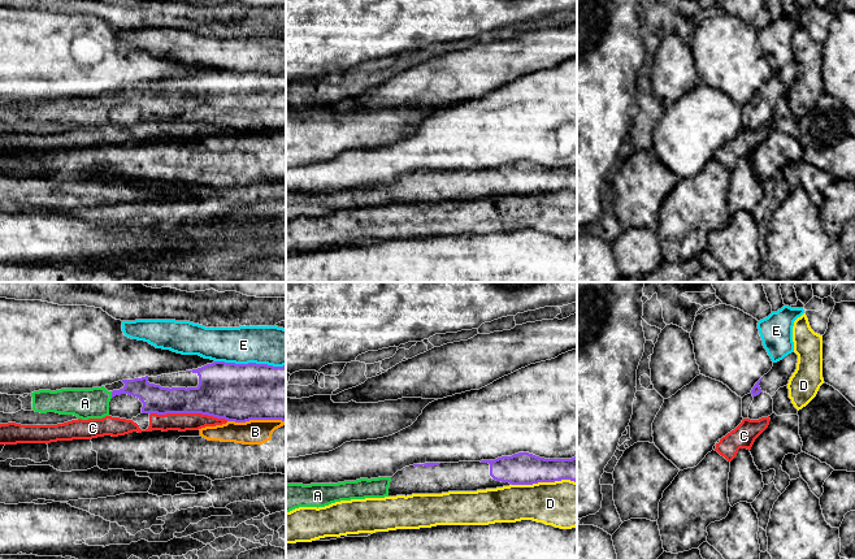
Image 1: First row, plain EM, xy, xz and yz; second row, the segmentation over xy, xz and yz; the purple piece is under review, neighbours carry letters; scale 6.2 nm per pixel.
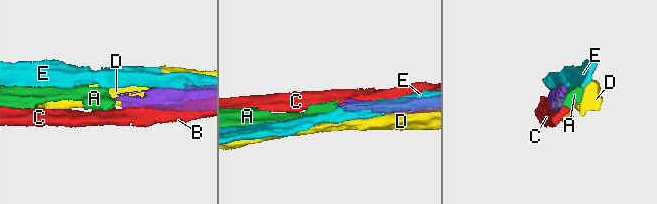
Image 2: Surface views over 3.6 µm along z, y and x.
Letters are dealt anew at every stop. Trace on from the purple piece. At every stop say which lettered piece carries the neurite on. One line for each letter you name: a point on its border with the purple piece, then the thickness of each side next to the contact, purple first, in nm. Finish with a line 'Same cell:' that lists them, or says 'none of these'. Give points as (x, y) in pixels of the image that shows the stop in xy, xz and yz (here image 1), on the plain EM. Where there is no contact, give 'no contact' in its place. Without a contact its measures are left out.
A: meets purple in xy at (112, 103); 150 nm thick on the purple side, 190 nm on the other
Same cell: A

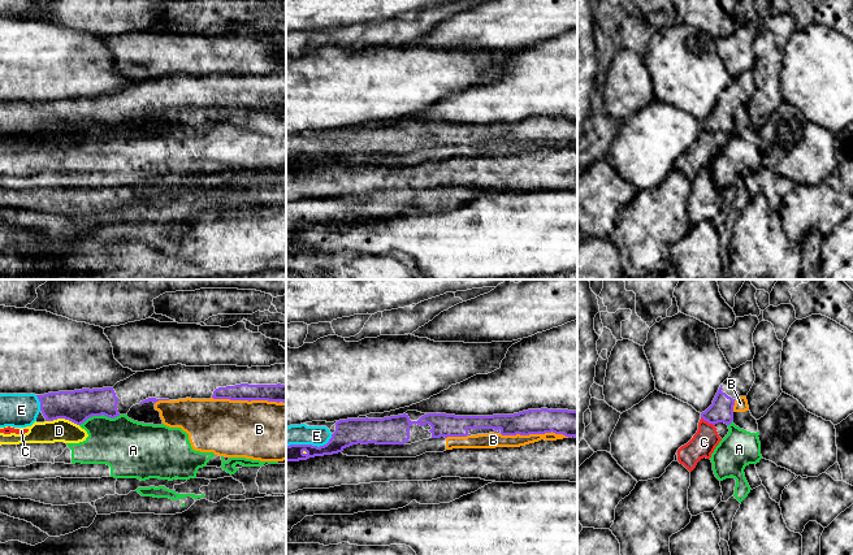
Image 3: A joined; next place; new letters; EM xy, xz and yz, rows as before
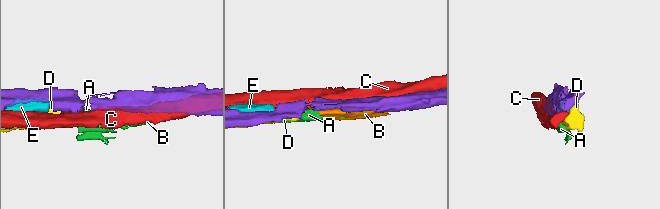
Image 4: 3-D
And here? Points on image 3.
E: meets purple in xz at (310, 154); 160 nm thick on the purple side, 130 nm on the other
Same cell: E

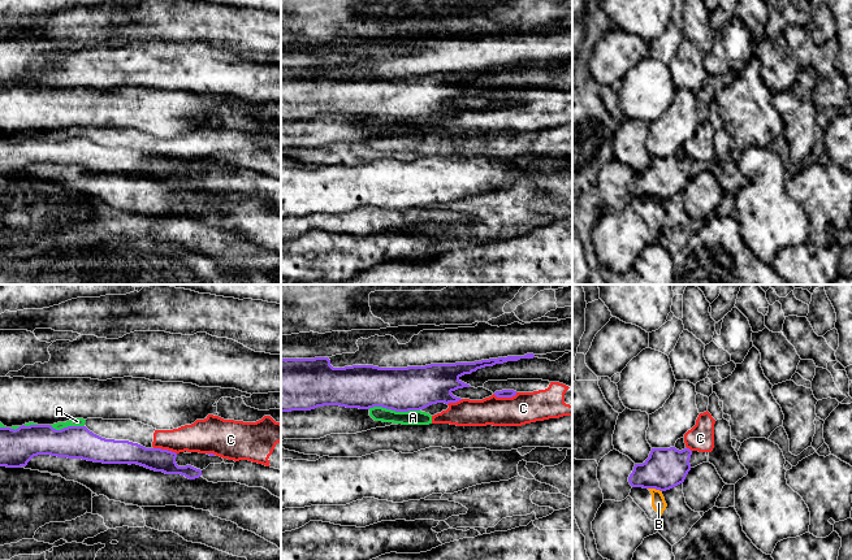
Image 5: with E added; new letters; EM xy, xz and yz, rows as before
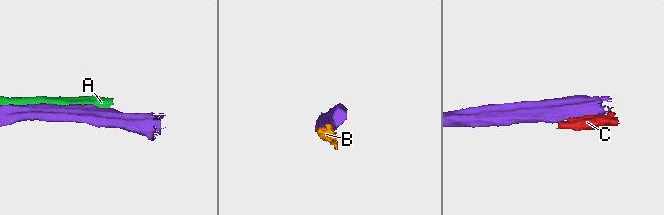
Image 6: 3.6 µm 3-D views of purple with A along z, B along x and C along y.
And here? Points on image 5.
Same cell: none of these

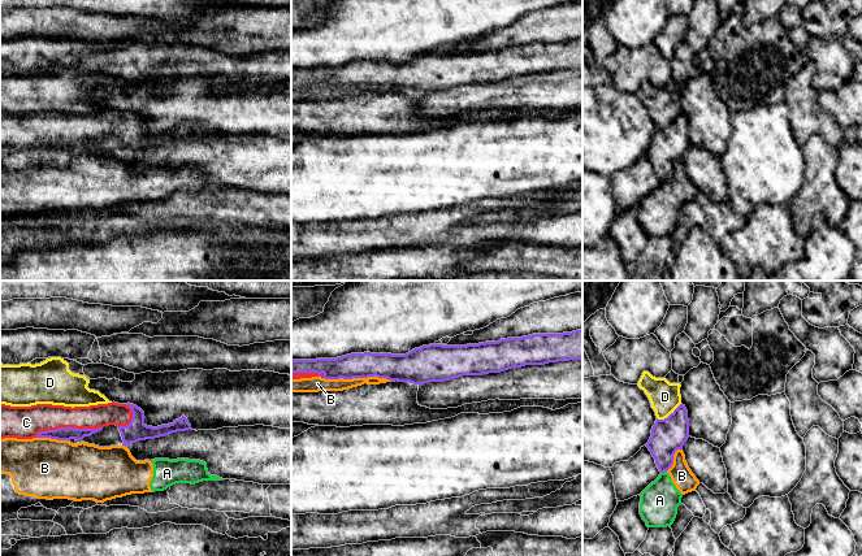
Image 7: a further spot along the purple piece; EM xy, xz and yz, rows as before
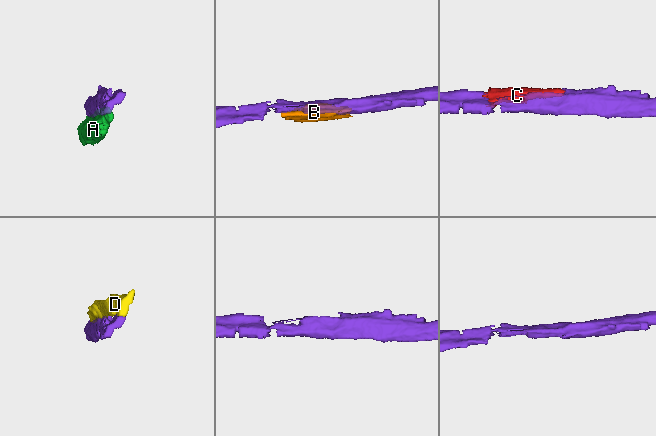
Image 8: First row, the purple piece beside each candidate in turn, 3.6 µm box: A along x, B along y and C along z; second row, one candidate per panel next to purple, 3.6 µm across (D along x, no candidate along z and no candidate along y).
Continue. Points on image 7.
C: meets purple in xy at (68, 137); 80 nm thick on the purple side, 180 nm on the other
Same cell: C

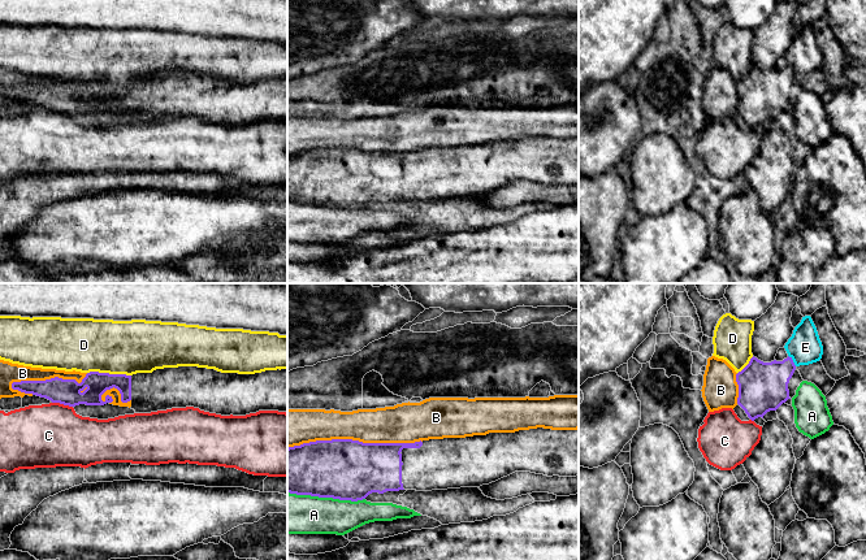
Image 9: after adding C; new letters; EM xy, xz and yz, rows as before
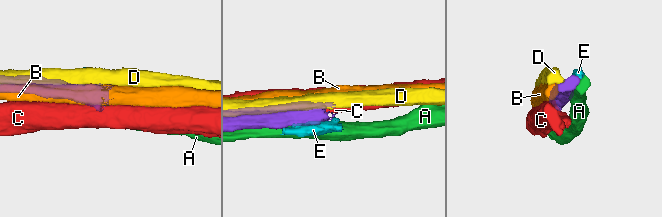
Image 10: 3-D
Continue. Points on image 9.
Same cell: none of these

